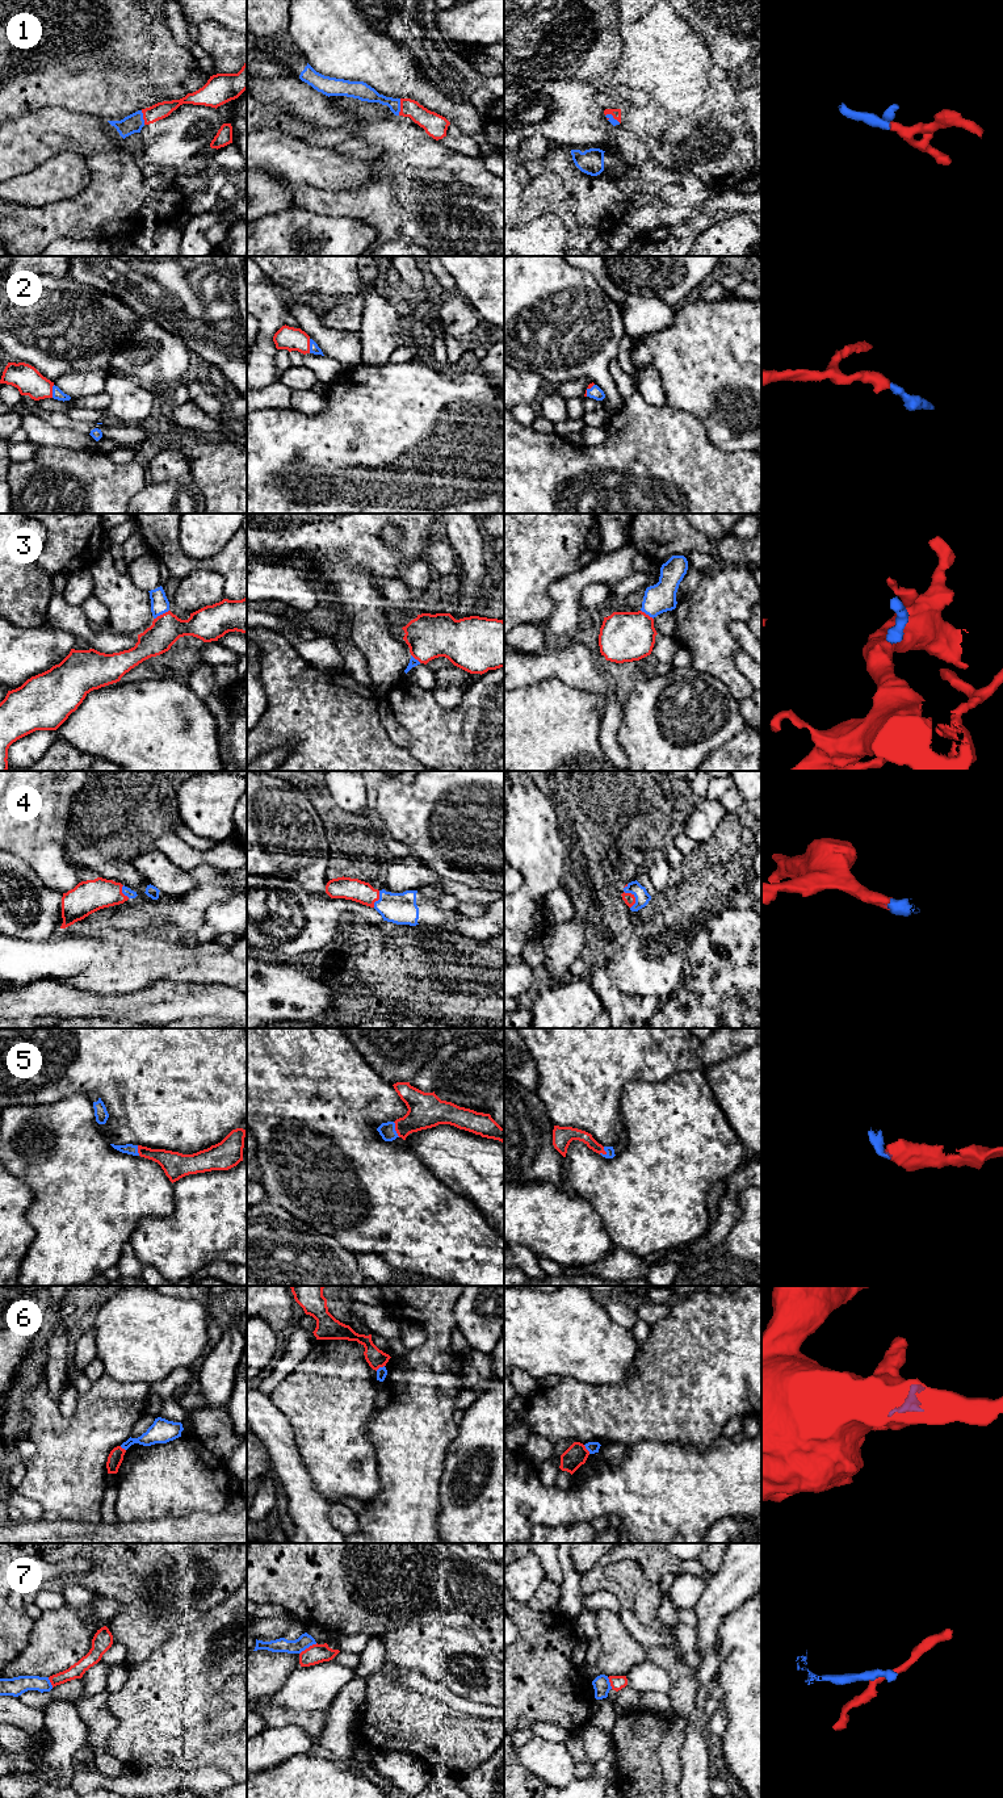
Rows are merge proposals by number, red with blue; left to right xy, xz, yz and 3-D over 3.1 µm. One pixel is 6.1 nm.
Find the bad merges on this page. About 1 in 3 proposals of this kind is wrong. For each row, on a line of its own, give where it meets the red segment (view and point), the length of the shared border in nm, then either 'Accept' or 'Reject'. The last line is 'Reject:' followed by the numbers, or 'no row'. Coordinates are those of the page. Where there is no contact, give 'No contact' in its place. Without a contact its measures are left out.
1: Touches red at xz (401, 107). Shared border 110 nm. Accept
2: Touches red at xz (309, 346). Shared border 90 nm. Accept
3: Touches red at xy (160, 615). Shared border 110 nm. Accept
4: Touches red at yz (634, 897). Shared border 120 nm. Accept
5: Touches red at xz (395, 1130). Shared border 100 nm. Accept
6: Touches red at yz (586, 1449). Shared border 70 nm. Reject
7: Touches red at xz (309, 1647). Shared border 130 nm. Reject
Reject: 6, 7

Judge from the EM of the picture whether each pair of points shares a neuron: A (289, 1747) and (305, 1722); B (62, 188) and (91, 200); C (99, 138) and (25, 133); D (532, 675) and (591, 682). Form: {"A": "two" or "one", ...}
{"A": "two", "B": "two", "C": "one", "D": "one"}

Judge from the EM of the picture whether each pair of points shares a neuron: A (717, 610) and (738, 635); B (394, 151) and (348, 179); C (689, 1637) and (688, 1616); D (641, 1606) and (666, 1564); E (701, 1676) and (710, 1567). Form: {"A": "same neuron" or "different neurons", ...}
{"A": "different neurons", "B": "different neurons", "C": "different neurons", "D": "different neurons", "E": "different neurons"}

